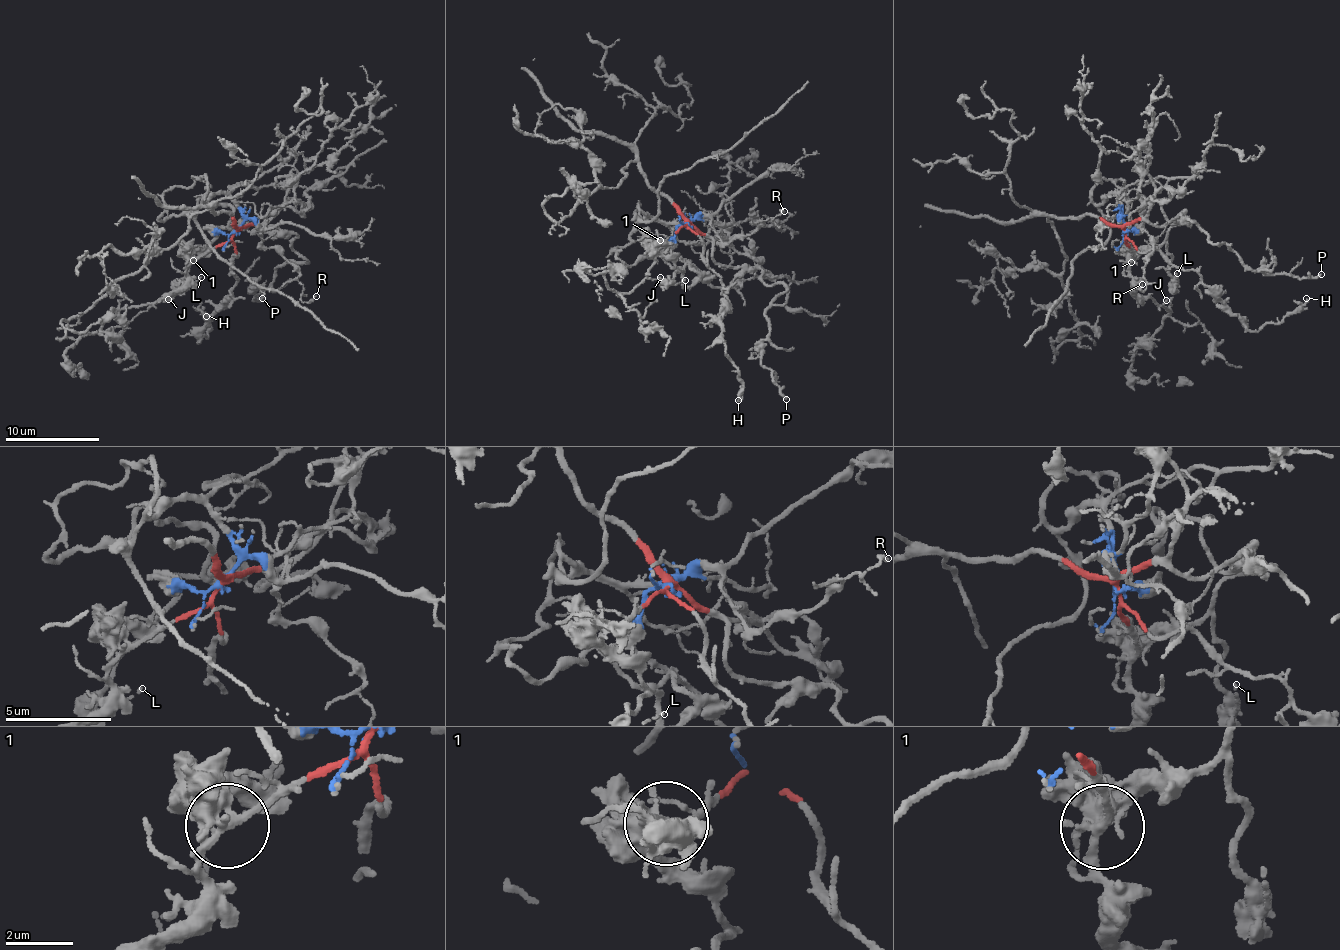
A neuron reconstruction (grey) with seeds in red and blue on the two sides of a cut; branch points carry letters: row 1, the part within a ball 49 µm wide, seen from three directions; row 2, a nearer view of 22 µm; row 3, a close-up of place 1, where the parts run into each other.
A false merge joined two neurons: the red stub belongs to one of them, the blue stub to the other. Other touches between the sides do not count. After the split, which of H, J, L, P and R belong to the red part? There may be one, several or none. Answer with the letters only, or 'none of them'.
H, J, P

